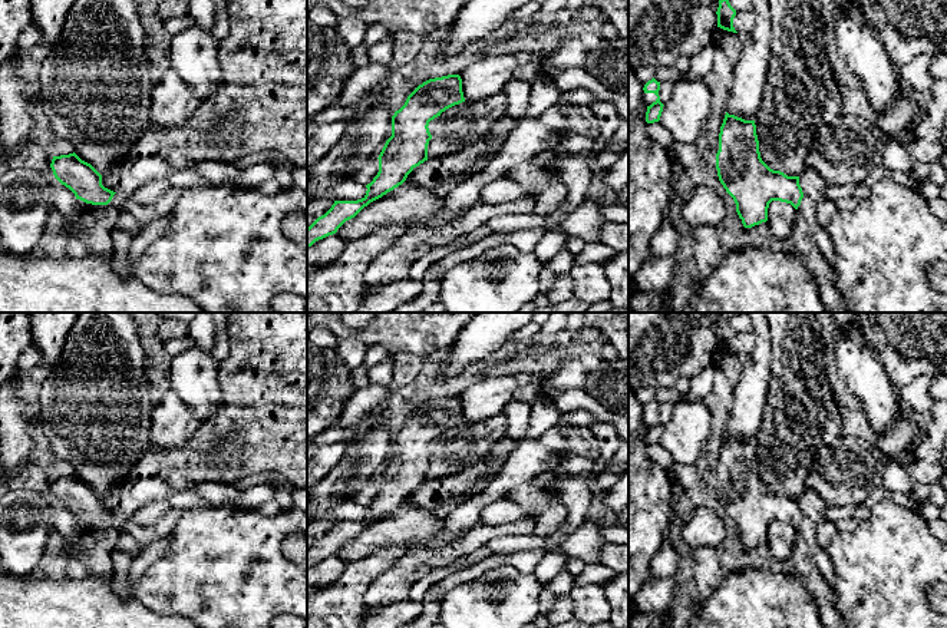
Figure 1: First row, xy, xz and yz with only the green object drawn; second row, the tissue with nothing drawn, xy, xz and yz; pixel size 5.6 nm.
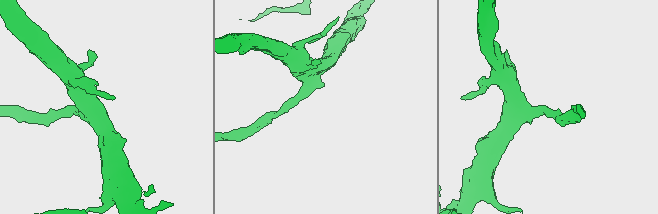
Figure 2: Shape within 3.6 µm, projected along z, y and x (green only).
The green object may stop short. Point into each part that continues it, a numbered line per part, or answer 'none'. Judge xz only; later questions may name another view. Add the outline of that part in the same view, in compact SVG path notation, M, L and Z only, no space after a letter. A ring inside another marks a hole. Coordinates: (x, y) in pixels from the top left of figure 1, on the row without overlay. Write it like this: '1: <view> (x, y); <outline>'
none

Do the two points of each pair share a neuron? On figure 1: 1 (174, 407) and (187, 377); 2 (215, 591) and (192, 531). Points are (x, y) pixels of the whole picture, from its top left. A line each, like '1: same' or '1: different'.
1: different
2: same

